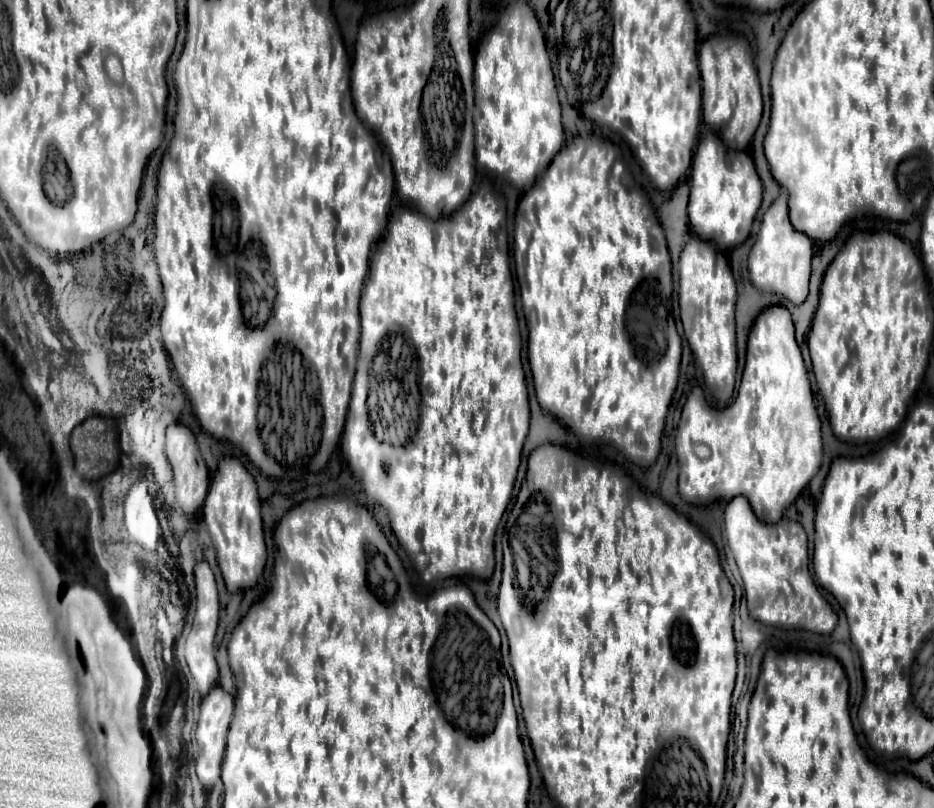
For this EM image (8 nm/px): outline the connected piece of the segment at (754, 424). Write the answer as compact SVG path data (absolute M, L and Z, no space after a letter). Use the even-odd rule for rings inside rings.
M770 307L756 319L748 337L748 355L742 385L736 401L730 407L717 410L702 397L704 395L700 387L696 386L693 390L682 409L680 425L676 431L676 455L680 461L680 497L686 503L704 507L716 499L730 501L732 497L742 495L750 501L752 511L762 523L778 523L786 507L796 501L800 491L818 473L822 459L820 419L816 415L808 371L804 367L800 347L794 339L794 325L788 309ZM696 443L706 443L710 447L708 459L700 459L698 455L694 455Z

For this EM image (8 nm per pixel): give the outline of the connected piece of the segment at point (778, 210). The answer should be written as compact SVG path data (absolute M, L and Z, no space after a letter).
M780 193L780 197L764 213L760 235L748 255L748 279L756 289L778 293L786 297L790 303L800 305L808 297L810 261L812 239L792 227L788 217L788 195Z

